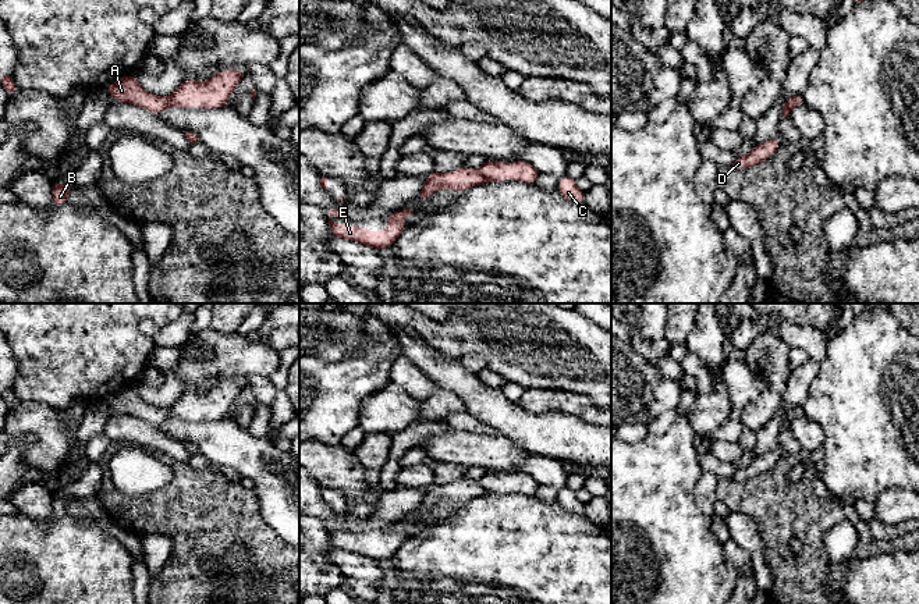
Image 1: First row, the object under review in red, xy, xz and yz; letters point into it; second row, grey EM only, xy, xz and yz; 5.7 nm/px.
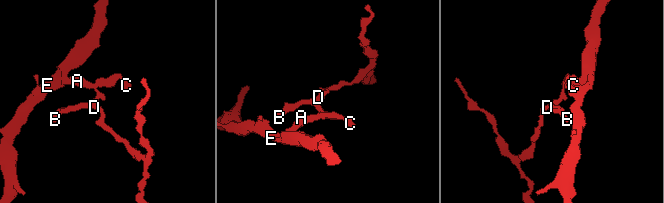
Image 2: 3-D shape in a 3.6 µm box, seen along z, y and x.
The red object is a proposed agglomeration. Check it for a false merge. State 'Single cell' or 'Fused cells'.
Fused cells

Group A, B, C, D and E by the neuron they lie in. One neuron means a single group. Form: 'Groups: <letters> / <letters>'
Groups: A E / B C D

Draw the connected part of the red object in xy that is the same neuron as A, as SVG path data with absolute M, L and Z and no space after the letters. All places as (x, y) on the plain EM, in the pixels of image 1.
M132 386L110 395L106 402L114 412L142 419L153 426L163 424L170 416L168 409L146 404Z

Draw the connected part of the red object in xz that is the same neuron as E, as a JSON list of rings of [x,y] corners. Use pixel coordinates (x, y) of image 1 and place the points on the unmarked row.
[[[404,520],[401,525],[397,522],[388,525],[388,536],[384,543],[369,543],[351,536],[334,536],[330,527],[329,536],[336,550],[344,550],[375,561],[383,561],[390,558],[401,547],[405,540],[405,529],[412,525],[412,520]]]

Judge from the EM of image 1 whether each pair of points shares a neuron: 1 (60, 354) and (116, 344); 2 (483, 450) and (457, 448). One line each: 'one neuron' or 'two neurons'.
1: one neuron
2: one neuron

